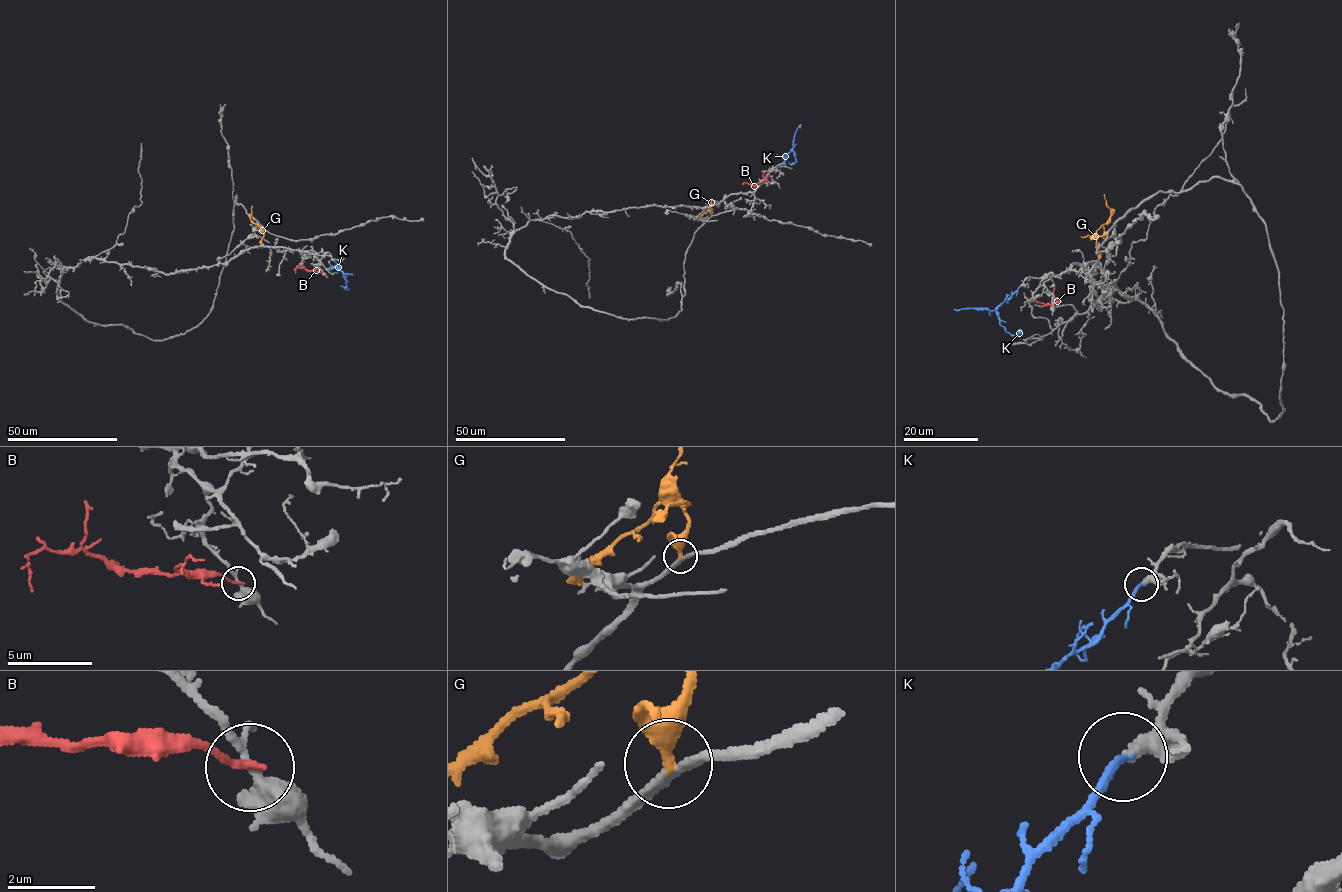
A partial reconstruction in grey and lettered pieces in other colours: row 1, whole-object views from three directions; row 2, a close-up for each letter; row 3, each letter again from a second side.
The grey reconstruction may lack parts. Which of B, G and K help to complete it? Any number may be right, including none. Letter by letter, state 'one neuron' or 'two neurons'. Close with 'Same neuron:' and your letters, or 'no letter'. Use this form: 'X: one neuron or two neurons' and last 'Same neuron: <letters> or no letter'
B: two neurons
G: two neurons
K: one neuron
Same neuron: K

